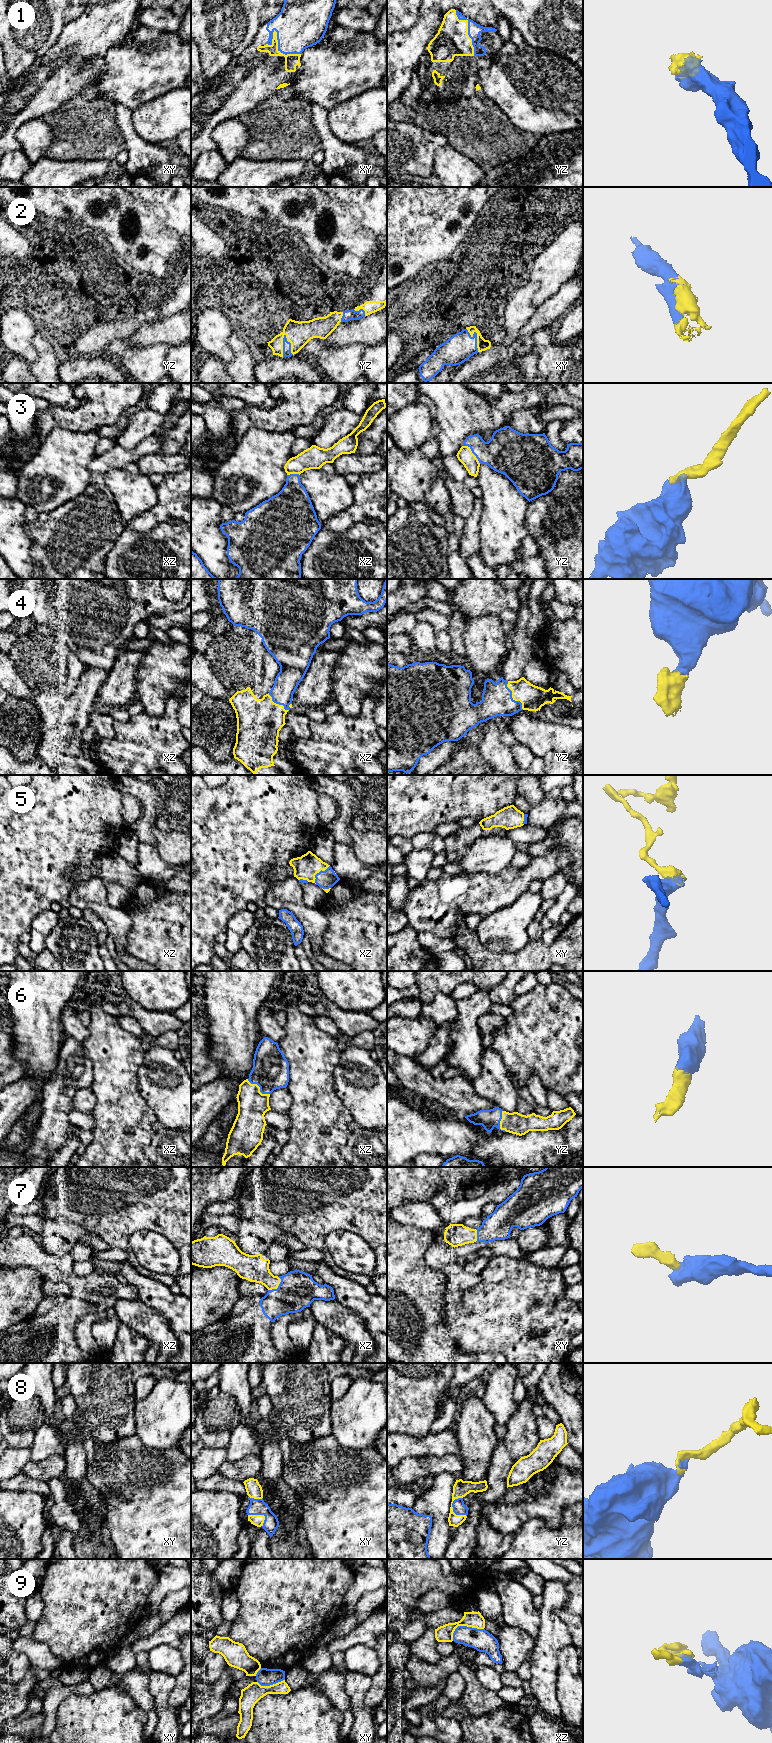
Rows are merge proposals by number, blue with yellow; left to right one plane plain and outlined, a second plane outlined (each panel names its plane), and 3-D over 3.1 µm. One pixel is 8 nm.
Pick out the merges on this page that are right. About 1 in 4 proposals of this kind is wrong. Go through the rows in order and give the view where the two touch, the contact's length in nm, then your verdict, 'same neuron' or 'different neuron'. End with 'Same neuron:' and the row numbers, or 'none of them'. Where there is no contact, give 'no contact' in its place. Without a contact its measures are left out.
1: contact in xy; length 300 nm; same neuron
2: contact in yz; length 190 nm; same neuron
3: contact in yz; length 200 nm; same neuron
4: contact in yz; length 260 nm; same neuron
5: contact in xz; length 190 nm; same neuron
6: contact in xz; length 220 nm; same neuron
7: contact in xz; length 140 nm; same neuron
8: contact in yz; length 180 nm; same neuron
9: contact in xz; length 280 nm; different neuron
Same neuron: 1, 2, 3, 4, 5, 6, 7, 8

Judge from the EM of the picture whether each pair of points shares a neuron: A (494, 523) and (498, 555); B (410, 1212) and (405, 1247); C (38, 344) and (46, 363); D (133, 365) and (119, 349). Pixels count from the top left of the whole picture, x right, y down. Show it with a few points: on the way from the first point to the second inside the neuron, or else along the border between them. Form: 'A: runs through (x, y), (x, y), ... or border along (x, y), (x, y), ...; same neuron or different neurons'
A: runs through (498, 531), (498, 547); same neuron
B: border along (397, 1222), (403, 1225), (413, 1225), (431, 1230); different neurons
C: runs through (43, 349), (46, 353), (46, 358); same neuron
D: runs through (131, 361), (123, 353); same neuron

